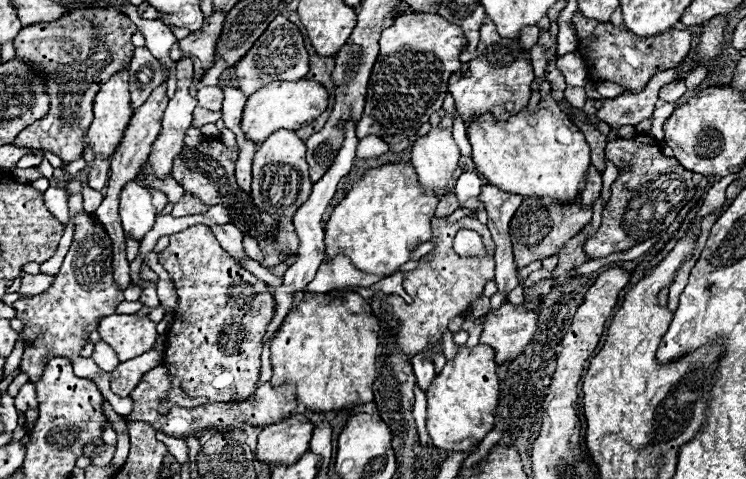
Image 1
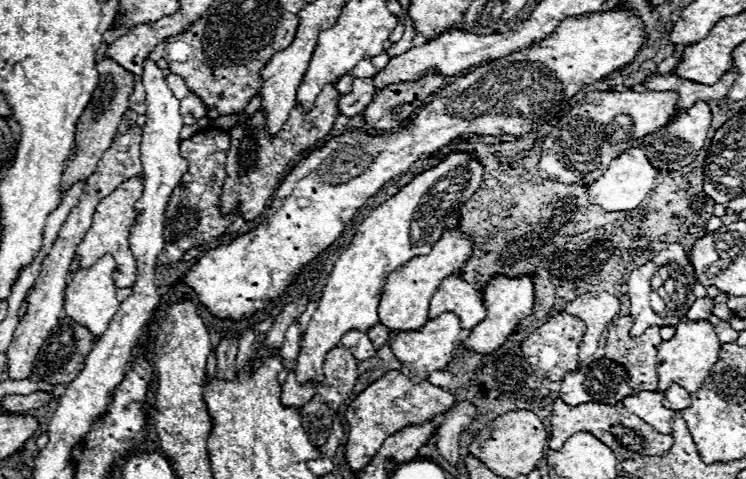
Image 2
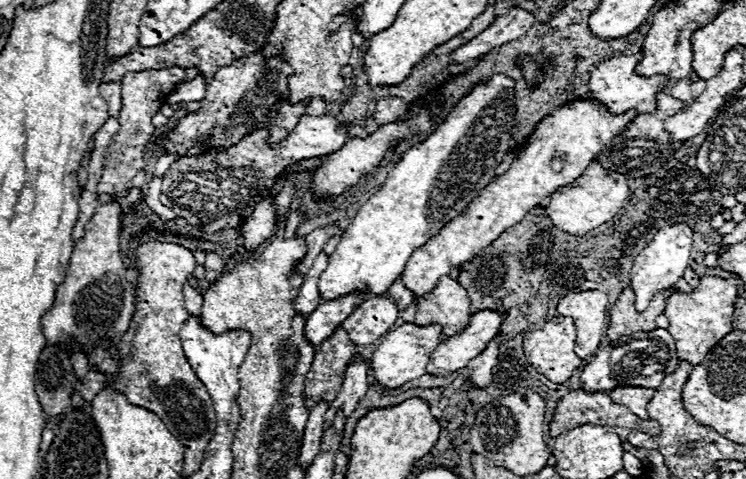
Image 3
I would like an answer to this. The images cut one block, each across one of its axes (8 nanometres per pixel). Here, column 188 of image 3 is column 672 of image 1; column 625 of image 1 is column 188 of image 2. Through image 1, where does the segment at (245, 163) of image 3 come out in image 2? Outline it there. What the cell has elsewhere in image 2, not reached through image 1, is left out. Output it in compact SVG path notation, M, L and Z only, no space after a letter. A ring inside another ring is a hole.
M206 128L180 144L180 156L184 156L190 166L186 176L180 180L176 190L168 200L168 212L164 222L164 248L158 256L158 264L180 262L182 256L196 246L204 246L210 240L222 236L226 228L234 222L236 212L230 216L220 214L220 194L224 184L224 164L230 146L230 136L216 128Z

